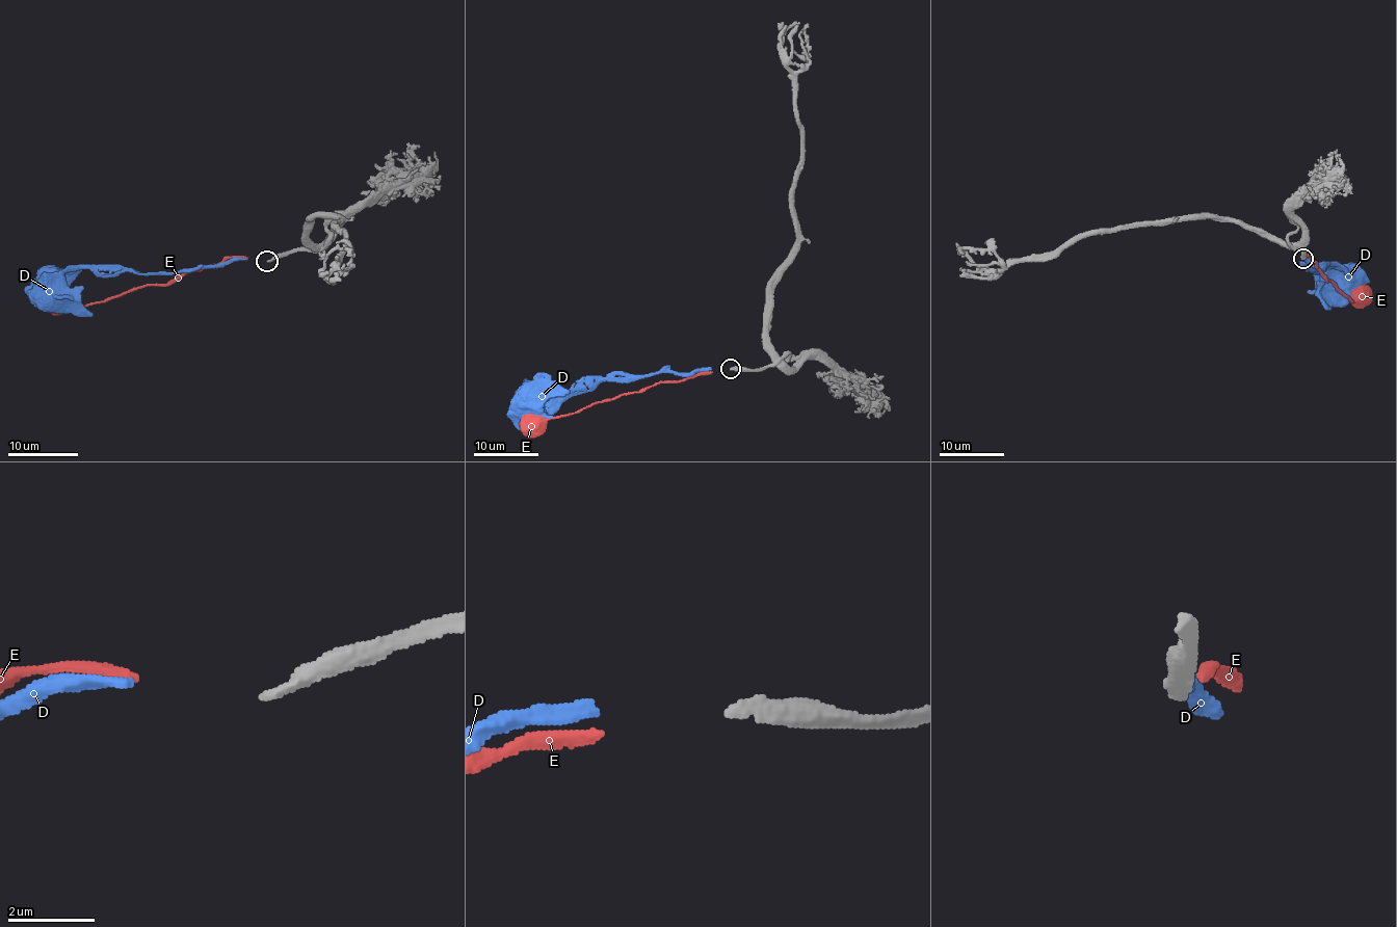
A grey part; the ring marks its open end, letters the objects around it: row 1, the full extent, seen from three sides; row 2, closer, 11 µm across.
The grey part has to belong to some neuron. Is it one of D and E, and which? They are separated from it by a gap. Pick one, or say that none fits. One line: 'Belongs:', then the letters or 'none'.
Belongs: D

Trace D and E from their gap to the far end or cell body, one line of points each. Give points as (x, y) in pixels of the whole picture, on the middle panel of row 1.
D: (711, 369), (609, 377), (588, 390), (568, 392), (548, 412), (543, 412), (530, 397)
E: (712, 372), (692, 374), (685, 380), (657, 382), (577, 412), (546, 418), (533, 426)

